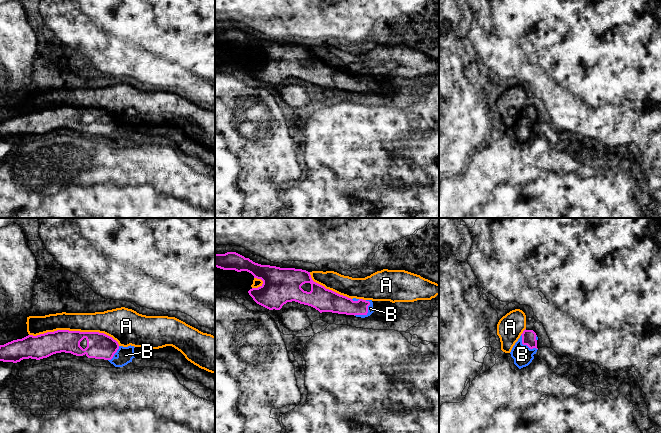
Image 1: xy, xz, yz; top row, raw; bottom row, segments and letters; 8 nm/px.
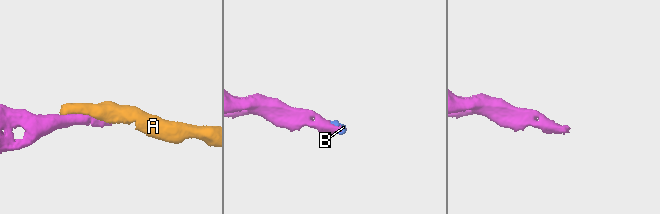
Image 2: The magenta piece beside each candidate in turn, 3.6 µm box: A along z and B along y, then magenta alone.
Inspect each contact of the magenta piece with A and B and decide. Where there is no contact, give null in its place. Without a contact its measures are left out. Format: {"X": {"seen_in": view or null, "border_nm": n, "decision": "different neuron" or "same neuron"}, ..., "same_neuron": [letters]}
{"A": {"seen_in": "xy", "border_nm": 750, "decision": "different neuron"}, "B": {"seen_in": "xz", "border_nm": 170, "decision": "same neuron"}, "same_neuron": ["B"]}

